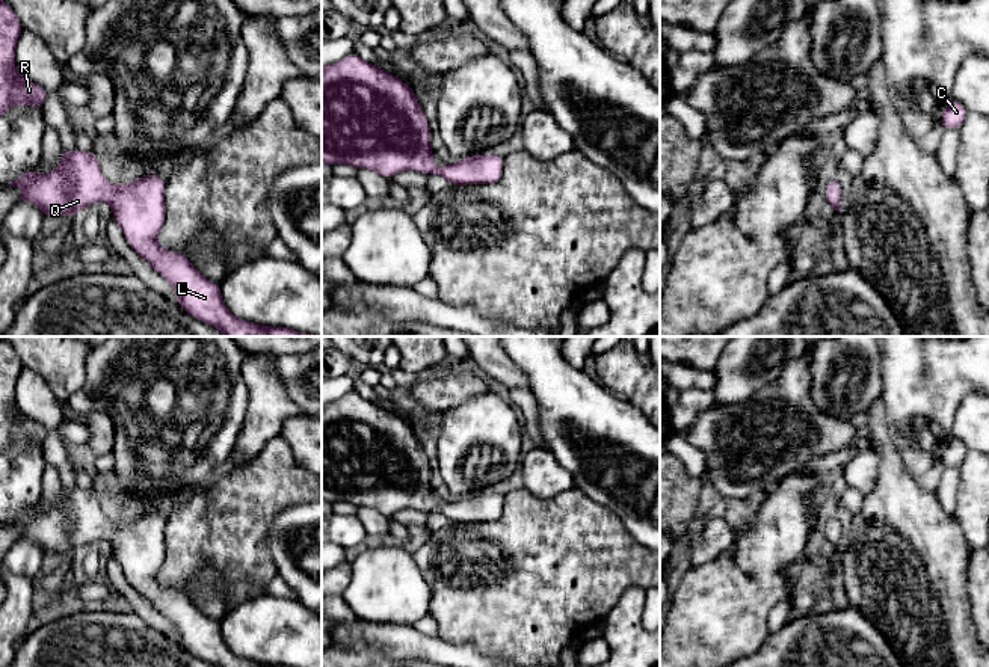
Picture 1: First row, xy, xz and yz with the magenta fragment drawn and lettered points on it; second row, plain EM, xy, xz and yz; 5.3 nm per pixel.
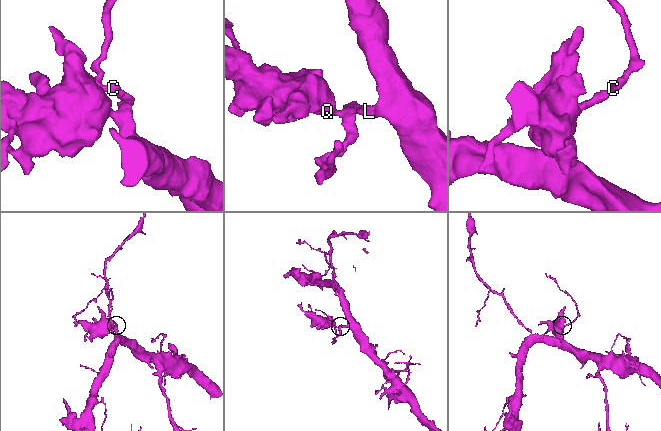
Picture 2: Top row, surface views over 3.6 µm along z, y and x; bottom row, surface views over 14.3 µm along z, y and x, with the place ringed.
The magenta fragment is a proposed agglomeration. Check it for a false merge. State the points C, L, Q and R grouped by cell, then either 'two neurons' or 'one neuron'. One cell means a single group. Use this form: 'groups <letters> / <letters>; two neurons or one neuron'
groups C L Q R; one neuron

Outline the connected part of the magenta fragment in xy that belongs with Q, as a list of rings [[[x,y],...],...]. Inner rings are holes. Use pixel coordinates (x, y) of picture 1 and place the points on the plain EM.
[[[63,487],[54,509],[42,515],[35,507],[26,509],[9,525],[15,524],[23,525],[18,539],[32,540],[44,555],[72,555],[94,539],[106,539],[131,587],[177,628],[177,641],[193,656],[216,667],[288,667],[234,655],[220,635],[219,622],[199,611],[186,593],[159,584],[166,555],[166,521],[157,512],[113,525],[101,512],[94,489]],[[68,507],[75,519],[72,531],[66,528]]]

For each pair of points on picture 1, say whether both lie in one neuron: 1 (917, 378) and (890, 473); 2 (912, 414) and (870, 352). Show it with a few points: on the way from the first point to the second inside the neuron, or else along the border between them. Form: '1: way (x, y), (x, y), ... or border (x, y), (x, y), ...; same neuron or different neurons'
1: border (884, 415), (902, 465), (914, 477); different neurons
2: border (882, 352), (879, 396); different neurons

